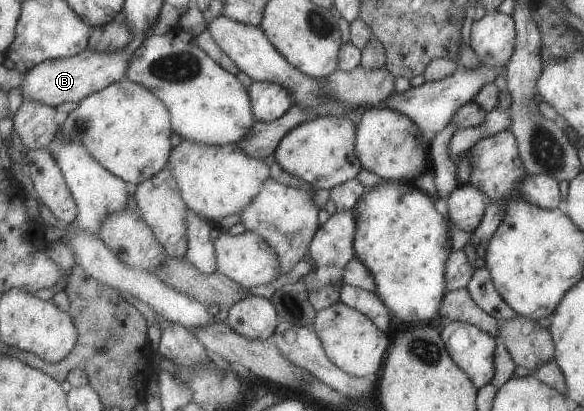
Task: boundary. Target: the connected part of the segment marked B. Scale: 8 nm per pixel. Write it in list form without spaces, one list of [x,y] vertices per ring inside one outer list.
[[[125,47],[111,51],[111,53],[100,53],[89,49],[74,57],[53,59],[41,63],[40,66],[24,74],[24,80],[19,89],[22,92],[23,100],[35,99],[39,103],[52,107],[67,102],[80,103],[95,91],[100,91],[111,83],[121,81],[127,73],[131,61],[131,53]]]

